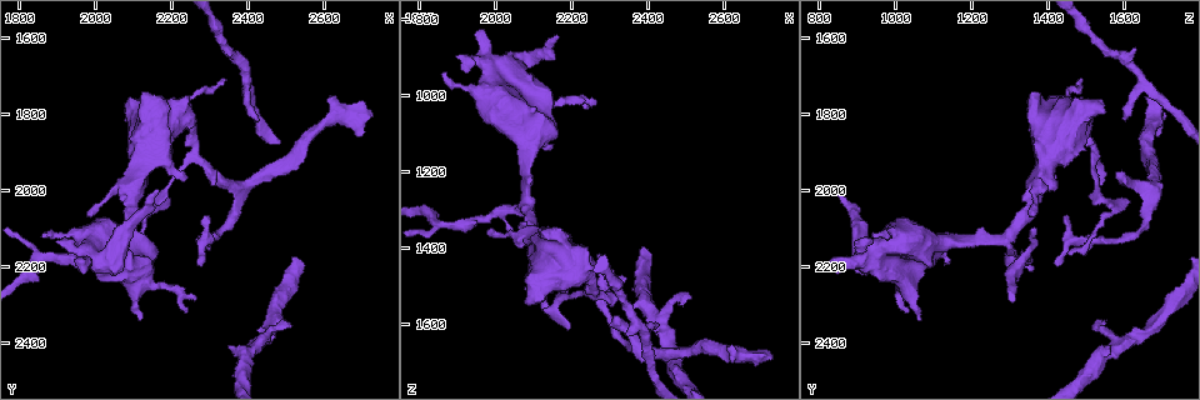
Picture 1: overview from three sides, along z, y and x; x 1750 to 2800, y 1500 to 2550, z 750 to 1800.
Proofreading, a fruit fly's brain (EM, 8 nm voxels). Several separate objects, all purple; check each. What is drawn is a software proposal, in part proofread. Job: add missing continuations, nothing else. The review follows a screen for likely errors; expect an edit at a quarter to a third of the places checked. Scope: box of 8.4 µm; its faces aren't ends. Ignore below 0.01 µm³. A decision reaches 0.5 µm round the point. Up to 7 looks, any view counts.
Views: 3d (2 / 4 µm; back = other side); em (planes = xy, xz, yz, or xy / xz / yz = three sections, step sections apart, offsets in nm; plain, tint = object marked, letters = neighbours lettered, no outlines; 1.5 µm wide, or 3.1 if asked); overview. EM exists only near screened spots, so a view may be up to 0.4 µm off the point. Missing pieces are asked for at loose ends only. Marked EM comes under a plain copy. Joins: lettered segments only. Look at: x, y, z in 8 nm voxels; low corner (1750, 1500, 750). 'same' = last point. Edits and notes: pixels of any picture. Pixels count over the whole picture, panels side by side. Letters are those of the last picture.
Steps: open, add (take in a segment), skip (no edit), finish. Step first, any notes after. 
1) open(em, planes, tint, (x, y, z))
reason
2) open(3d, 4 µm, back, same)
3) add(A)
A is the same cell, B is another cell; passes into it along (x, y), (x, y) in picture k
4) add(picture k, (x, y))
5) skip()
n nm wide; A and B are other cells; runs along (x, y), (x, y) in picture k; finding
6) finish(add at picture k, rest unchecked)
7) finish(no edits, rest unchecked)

open(3d, 4 µm, (2115, 2340, 1070))
free end

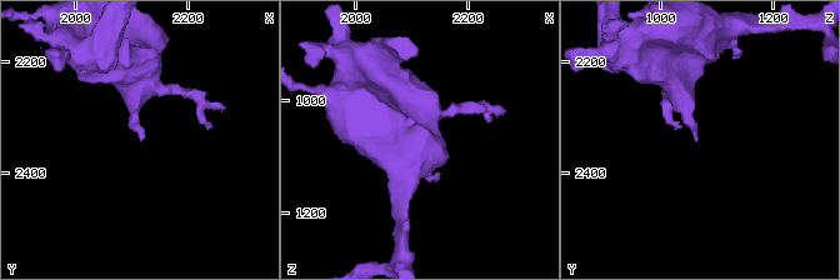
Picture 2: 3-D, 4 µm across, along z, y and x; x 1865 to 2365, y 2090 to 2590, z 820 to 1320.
open(em, yz, step 8, tint, (2120, 2345, 1060))
now the EM

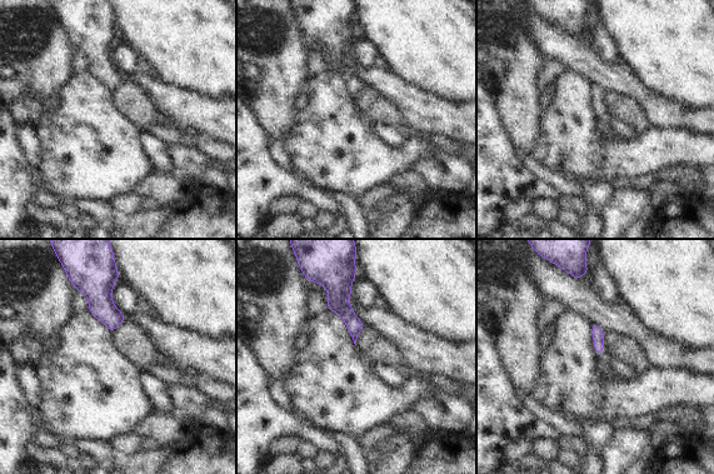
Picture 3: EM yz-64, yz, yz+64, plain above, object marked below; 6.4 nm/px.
open(em, planes, letters, same)

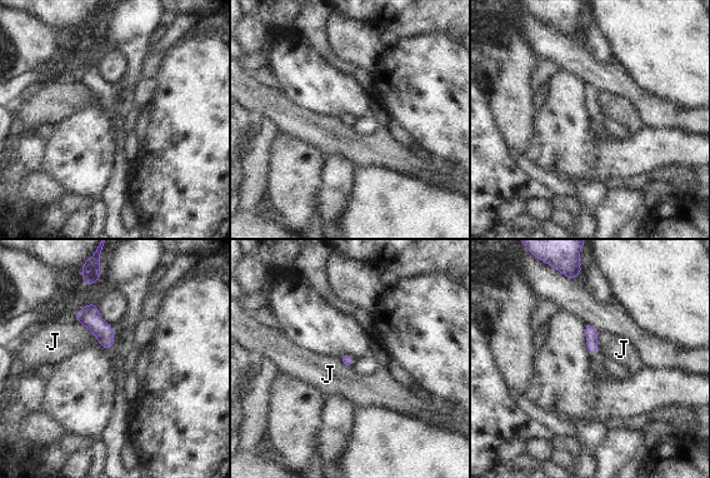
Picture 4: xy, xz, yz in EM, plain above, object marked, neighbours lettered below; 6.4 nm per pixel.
skip()
J is another cell; border along (74, 318), (84, 324), (98, 340) in picture 4; none of them fits

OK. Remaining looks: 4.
open(3d, 4 µm, (1960, 2195, 835))
stops while still wide

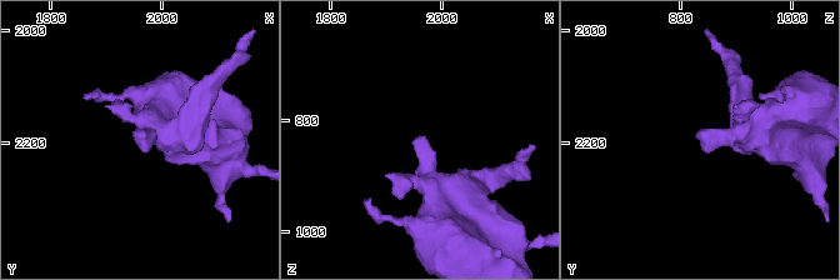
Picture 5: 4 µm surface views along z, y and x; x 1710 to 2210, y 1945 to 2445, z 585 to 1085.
open(em, planes, letters, (1960, 2195, 830))
now the EM

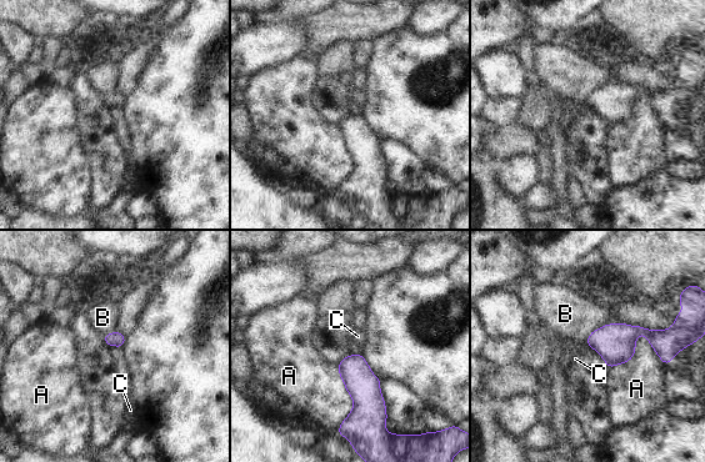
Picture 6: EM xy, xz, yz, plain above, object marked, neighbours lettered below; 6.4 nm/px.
skip()
A, B and C are other cells; border along (615, 322), (595, 329), (584, 342) in picture 6; no lettered segment goes on from it

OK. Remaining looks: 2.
open(em, planes, letters, (2040, 2205, 1355))
branch stops here

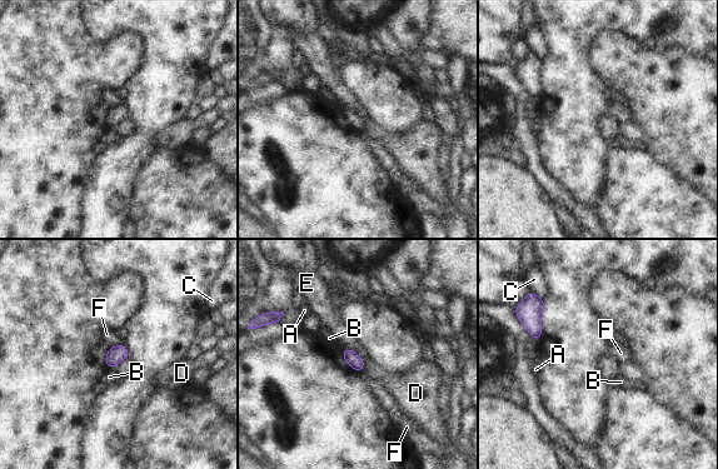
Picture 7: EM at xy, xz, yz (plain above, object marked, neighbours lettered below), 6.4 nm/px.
skip()
100 nm wide; A, B, C, D, E and F are other cells; border along (343, 348), (354, 350), (364, 367) in picture 7; no lettered segment goes on from it

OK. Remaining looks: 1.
finish(no edits, rest unchecked)

